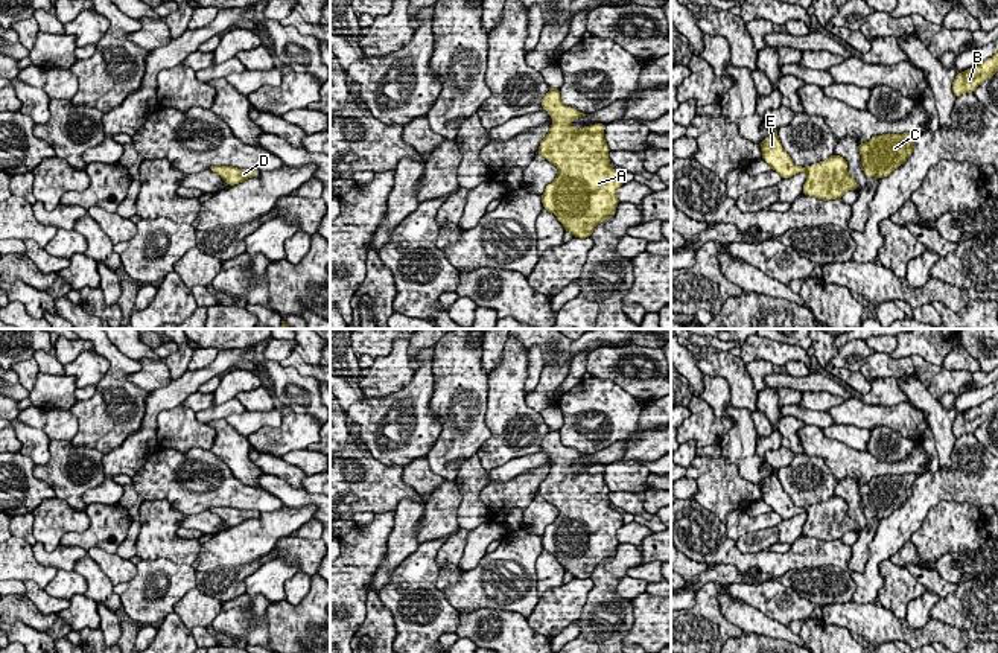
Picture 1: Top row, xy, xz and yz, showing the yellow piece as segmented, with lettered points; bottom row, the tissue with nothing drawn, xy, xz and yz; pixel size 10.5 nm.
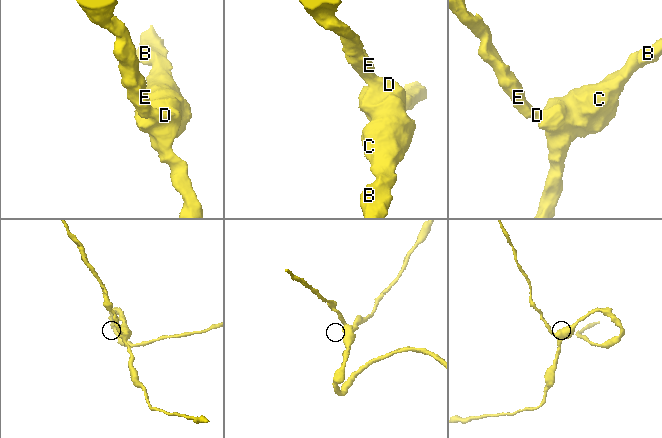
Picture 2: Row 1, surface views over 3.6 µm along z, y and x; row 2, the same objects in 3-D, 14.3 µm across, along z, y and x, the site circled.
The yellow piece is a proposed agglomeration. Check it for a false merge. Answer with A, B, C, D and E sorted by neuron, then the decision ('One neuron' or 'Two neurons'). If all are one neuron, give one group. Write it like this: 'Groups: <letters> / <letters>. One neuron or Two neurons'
Groups: A B C D E. One neuron

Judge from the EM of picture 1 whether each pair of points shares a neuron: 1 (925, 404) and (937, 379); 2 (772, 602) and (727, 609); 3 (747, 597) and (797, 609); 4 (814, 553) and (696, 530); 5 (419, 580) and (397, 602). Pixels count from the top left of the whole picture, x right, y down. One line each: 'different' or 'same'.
1: different
2: different
3: same
4: same
5: same

